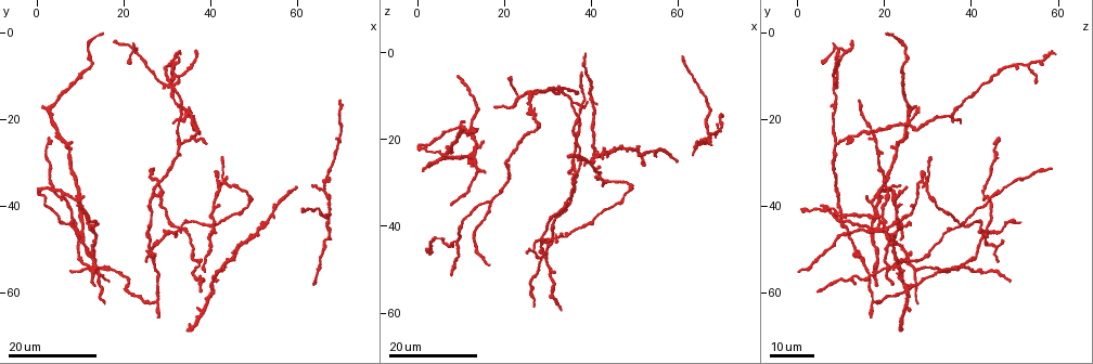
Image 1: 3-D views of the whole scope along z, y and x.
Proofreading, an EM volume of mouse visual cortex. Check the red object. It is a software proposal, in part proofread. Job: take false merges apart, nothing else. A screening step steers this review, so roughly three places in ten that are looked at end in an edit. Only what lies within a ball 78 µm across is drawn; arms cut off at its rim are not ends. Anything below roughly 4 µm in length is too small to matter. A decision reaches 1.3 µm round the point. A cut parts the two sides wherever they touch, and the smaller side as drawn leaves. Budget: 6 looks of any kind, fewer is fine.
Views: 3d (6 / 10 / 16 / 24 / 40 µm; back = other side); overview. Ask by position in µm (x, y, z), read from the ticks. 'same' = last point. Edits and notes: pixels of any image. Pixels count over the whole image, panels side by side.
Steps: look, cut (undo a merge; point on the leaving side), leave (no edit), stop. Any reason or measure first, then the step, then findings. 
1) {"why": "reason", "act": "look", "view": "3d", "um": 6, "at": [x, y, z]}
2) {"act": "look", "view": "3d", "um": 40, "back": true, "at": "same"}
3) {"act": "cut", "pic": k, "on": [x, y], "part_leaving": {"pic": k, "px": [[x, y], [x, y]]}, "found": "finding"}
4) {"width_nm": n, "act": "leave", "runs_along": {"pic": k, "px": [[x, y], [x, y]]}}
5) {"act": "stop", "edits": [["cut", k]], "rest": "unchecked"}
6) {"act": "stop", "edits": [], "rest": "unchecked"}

{"why": "four arms meet", "act": "look", "view": "3d", "um": 16, "at": [33.0, 9.5, 8.0]}

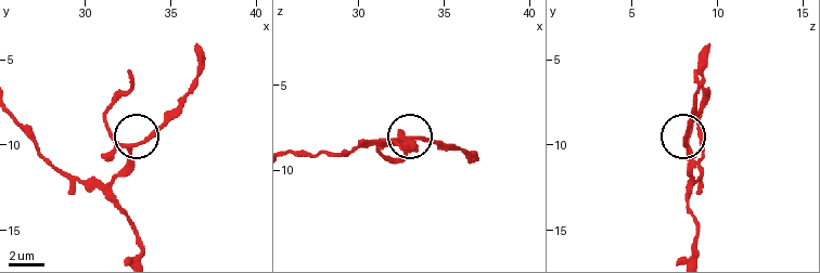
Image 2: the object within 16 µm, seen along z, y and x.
{"why": "closer look", "act": "look", "view": "3d", "um": 10, "at": [32.6, 10.2, 8.3]}

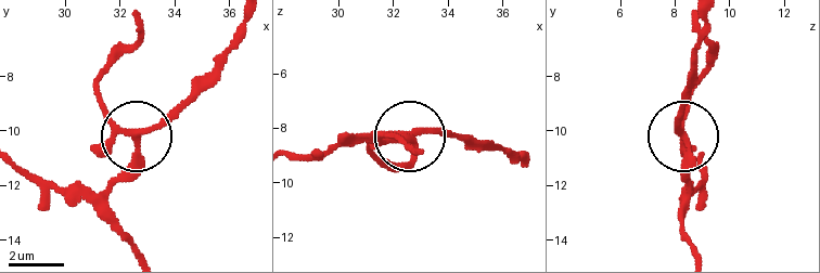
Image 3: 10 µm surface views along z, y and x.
{"arms": 4, "act": "cut", "pic": 3, "on": [93, 83], "part_leaving": {"pic": 3, "px": [[110, 117], [98, 78], [130, 42], [138, 22]]}, "found": "two cells meet here"}

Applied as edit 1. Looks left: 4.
{"act": "look", "view": "overview"}

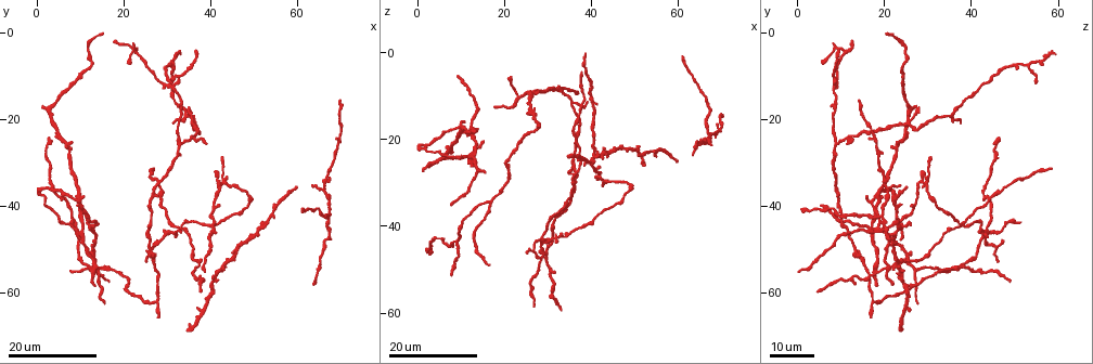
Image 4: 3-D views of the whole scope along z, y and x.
{"why": "two arms in line, one across", "act": "look", "view": "3d", "um": 24, "at": [36.0, 24.5, 11.0]}

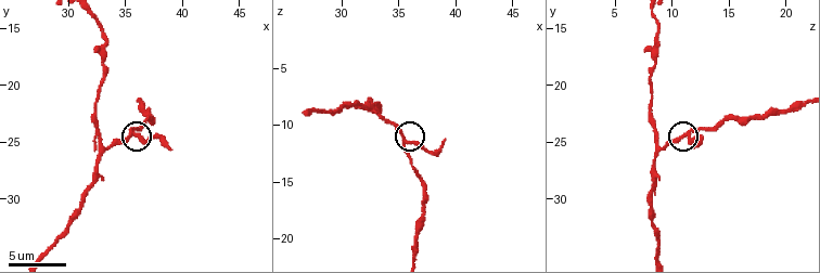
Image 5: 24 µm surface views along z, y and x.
{"why": "zoom in", "act": "look", "view": "3d", "um": 10, "at": [35.8, 24.2, 11.6]}

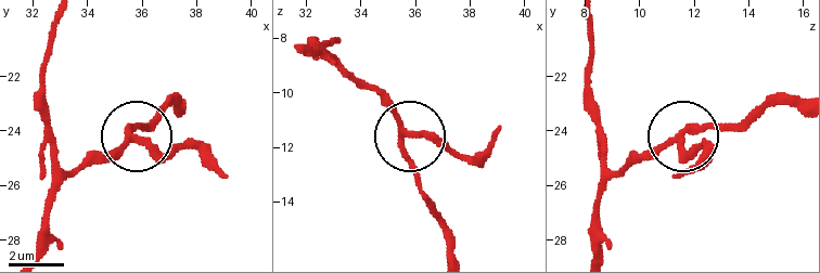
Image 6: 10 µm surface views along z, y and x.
{"side_arm_um": 5, "act": "leave", "runs_along": {"pic": 6, "px": [[34, 255], [50, 198], [129, 141], [141, 135], [216, 161]]}, "found": "one cell here"}

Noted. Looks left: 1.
{"act": "stop", "edits": [["cut", 3]], "rest": "unchecked"}

